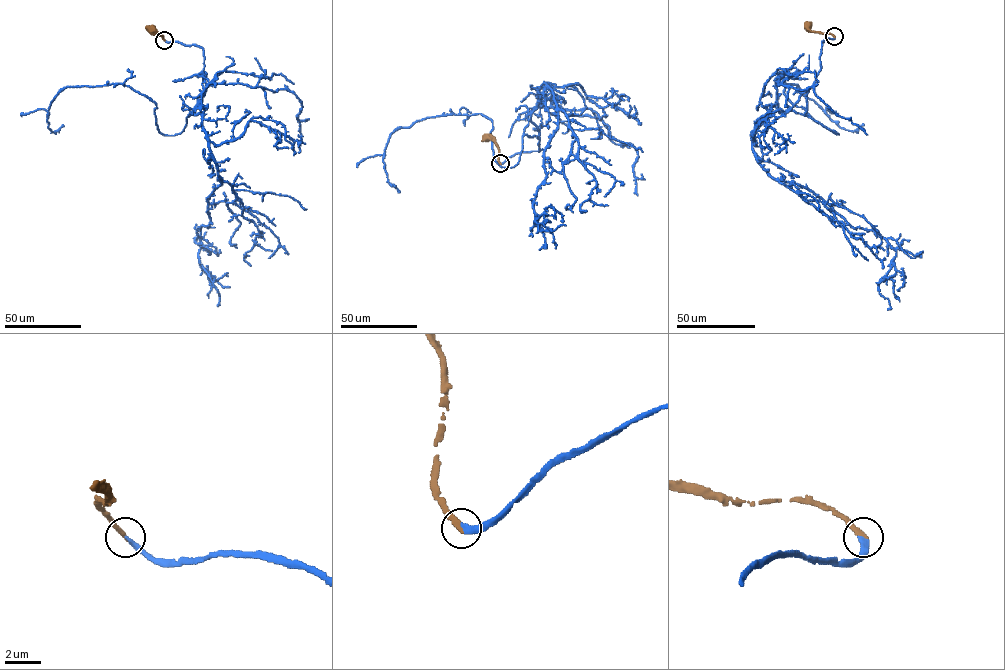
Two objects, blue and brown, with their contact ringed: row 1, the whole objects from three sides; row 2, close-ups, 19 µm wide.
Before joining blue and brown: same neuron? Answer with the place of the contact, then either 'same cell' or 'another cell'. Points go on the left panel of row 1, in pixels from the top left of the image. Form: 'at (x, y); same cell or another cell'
at (164, 40); same cell

